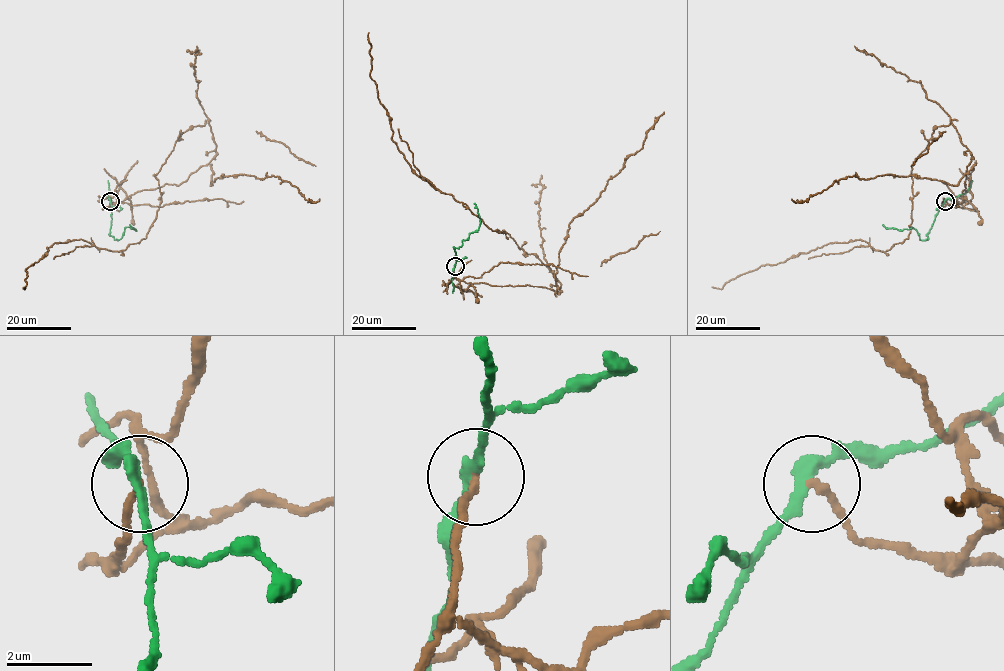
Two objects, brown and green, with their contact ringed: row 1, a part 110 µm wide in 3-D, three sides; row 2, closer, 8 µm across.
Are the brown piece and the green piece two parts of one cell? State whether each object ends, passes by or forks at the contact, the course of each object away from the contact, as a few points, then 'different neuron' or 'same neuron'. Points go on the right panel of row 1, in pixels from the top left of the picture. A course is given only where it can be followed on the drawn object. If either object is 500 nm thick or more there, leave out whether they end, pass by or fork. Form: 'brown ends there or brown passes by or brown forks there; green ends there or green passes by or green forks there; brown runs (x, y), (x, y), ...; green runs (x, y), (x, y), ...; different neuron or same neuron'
brown ends there; green passes by; brown runs (945, 201), (963, 201), (971, 162), (951, 122), (911, 166), (907, 239), (885, 252), (830, 243), (712, 286); green runs (945, 201), (927, 240), (920, 240), (912, 227), (897, 230), (882, 224); different neuron

